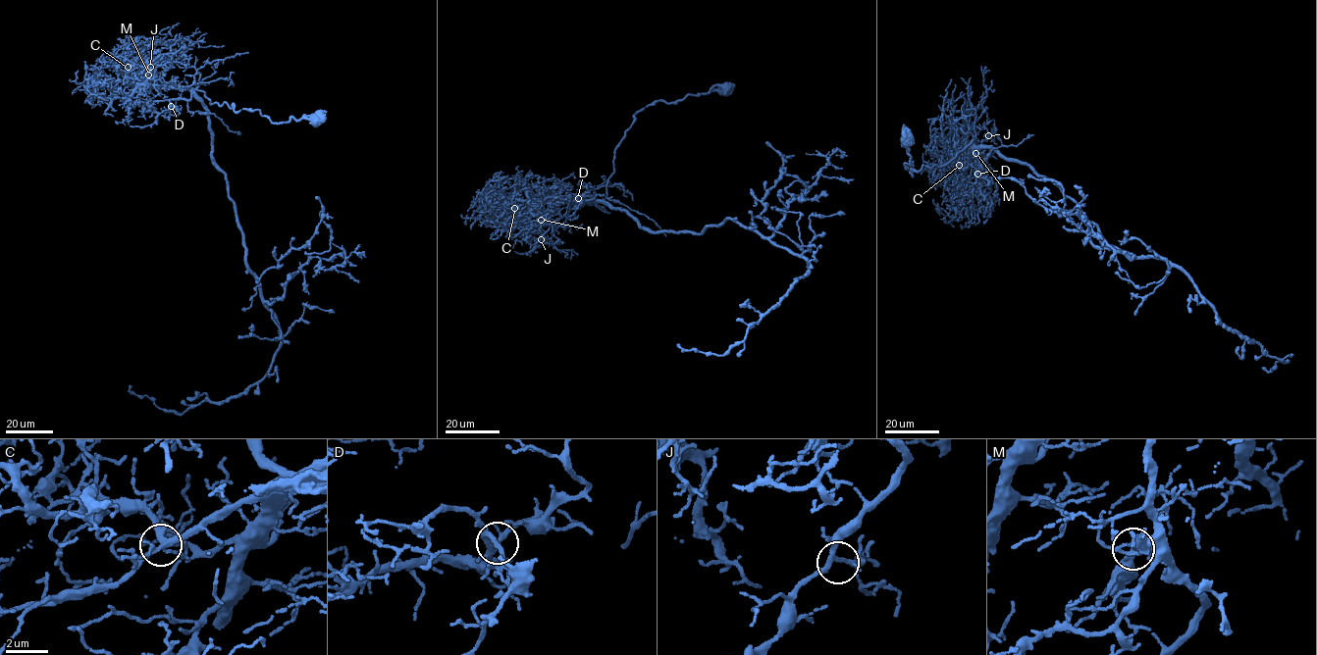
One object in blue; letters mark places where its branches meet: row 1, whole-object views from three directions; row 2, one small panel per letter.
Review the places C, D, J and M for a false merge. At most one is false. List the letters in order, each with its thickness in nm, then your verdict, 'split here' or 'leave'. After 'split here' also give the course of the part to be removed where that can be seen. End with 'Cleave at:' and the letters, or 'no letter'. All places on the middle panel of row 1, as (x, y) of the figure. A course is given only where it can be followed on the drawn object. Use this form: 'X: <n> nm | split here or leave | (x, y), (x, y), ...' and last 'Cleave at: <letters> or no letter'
C: 280 nm | leave
D: 280 nm | leave
J: 200 nm | leave
M: 240 nm | split here
Cleave at: M

